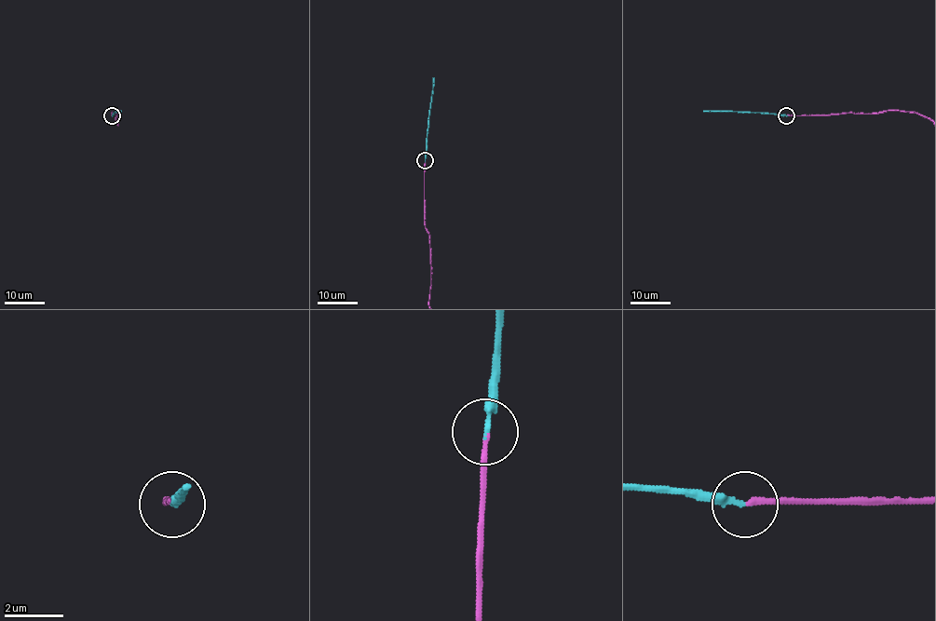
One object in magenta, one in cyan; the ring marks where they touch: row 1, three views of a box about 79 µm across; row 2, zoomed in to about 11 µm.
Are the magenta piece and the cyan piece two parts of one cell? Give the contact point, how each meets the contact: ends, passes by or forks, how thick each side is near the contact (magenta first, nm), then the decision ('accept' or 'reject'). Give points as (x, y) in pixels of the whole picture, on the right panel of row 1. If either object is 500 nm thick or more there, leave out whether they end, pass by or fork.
place (786, 115); magenta ends; cyan ends; calibres 180 and 180 nm; accept

